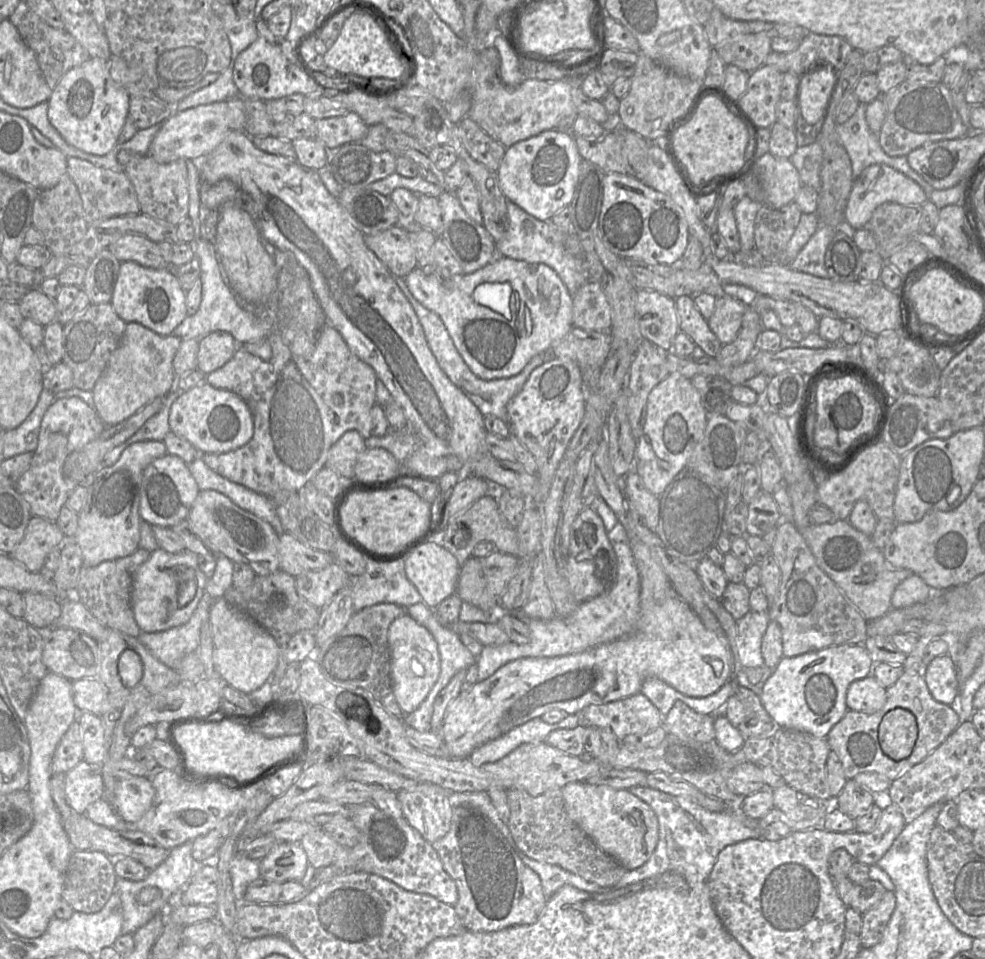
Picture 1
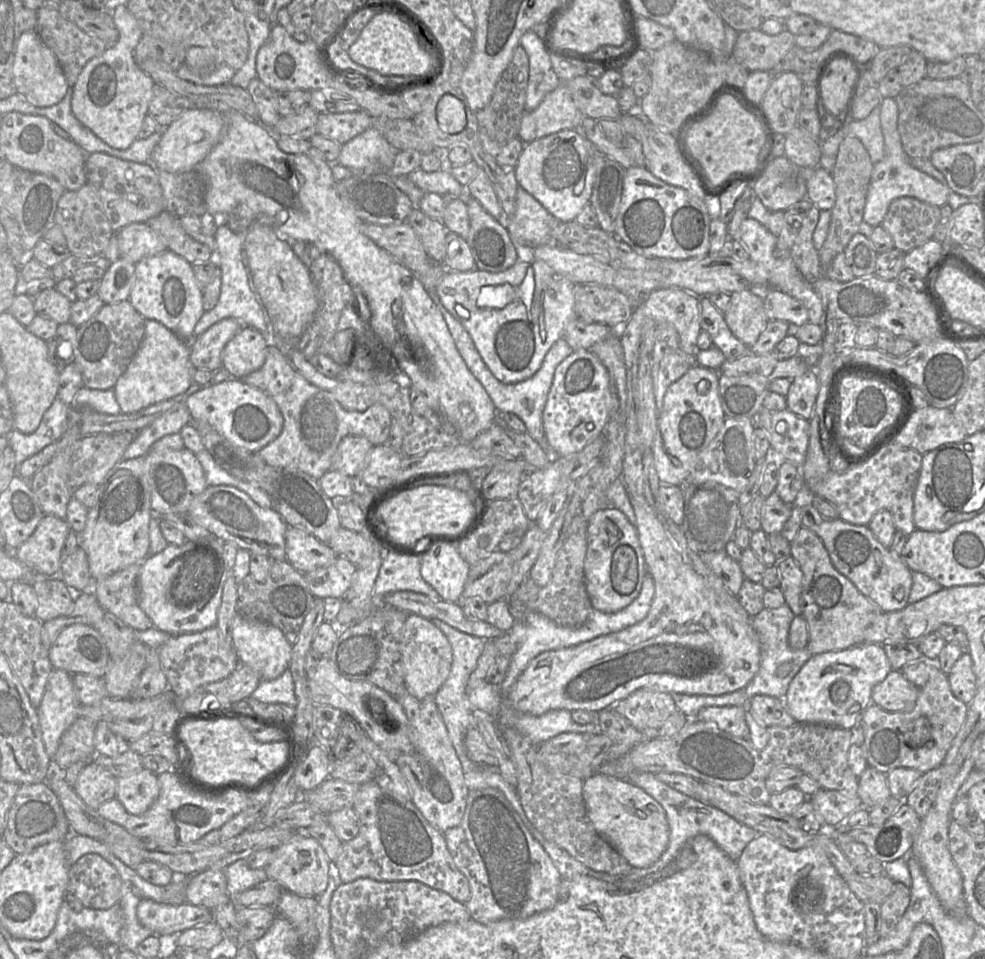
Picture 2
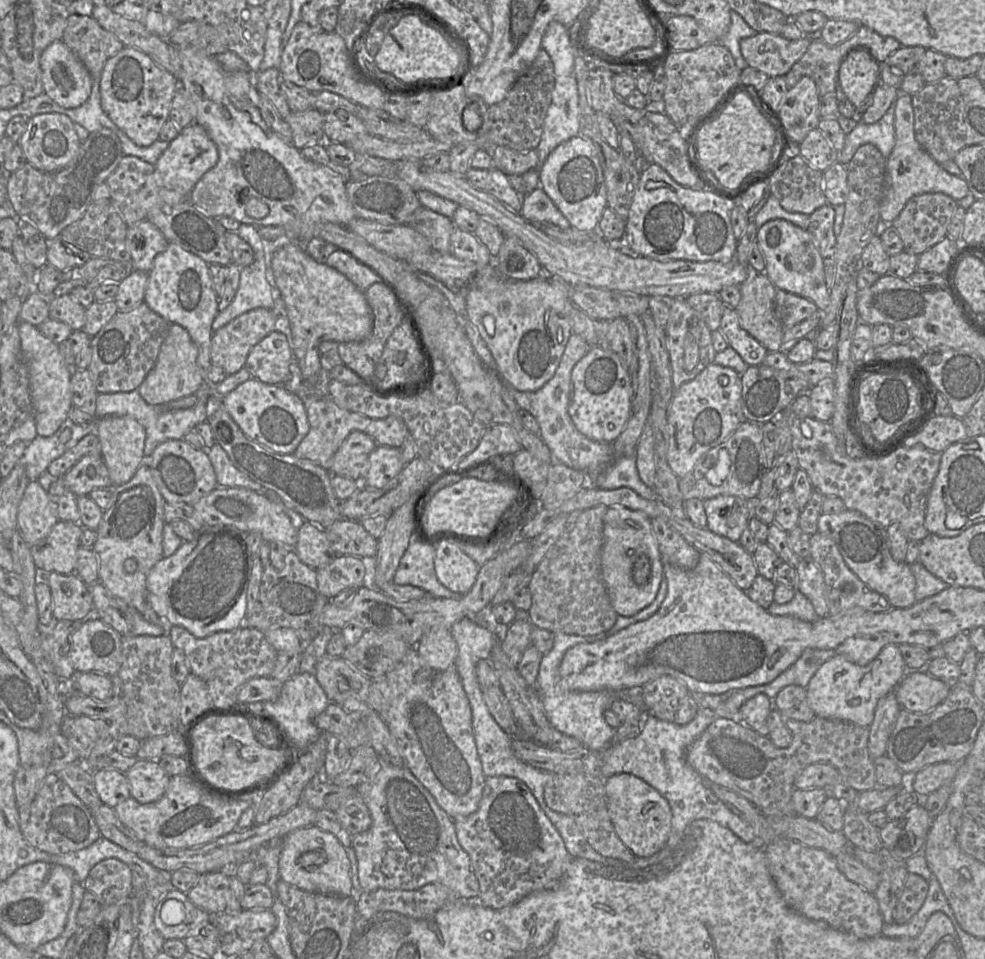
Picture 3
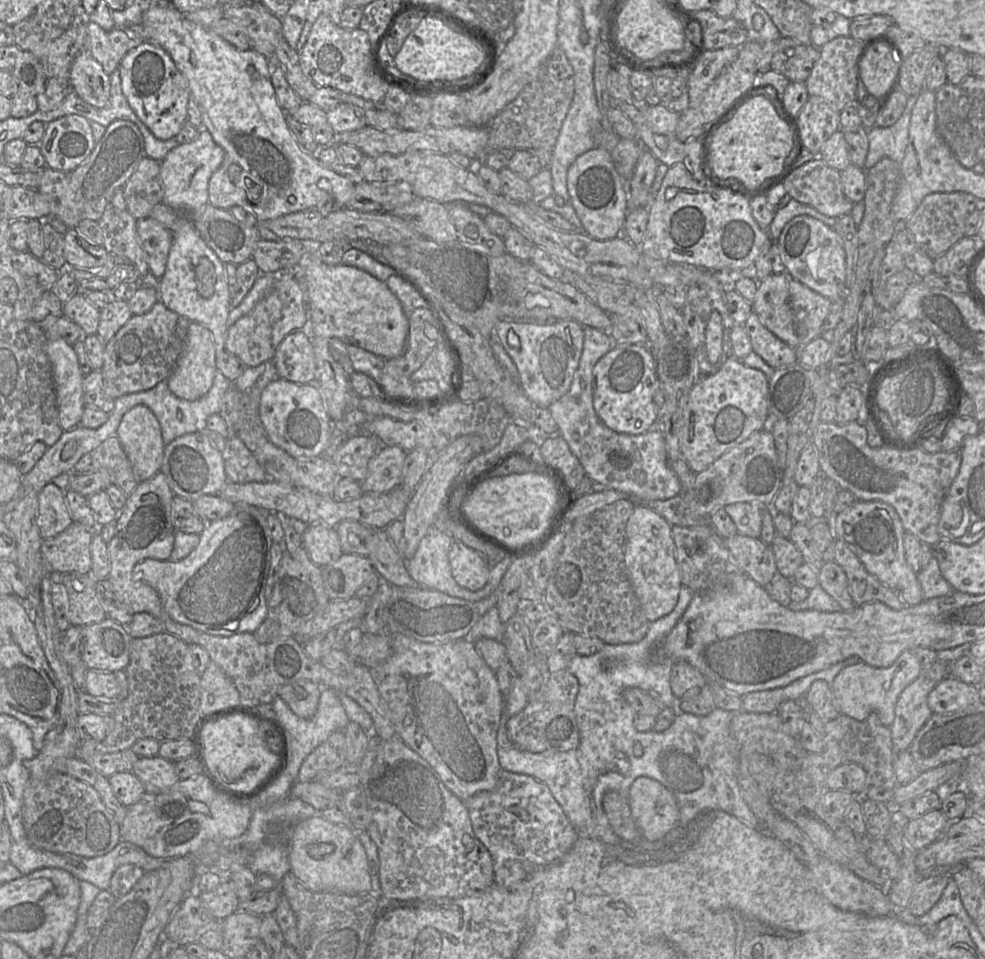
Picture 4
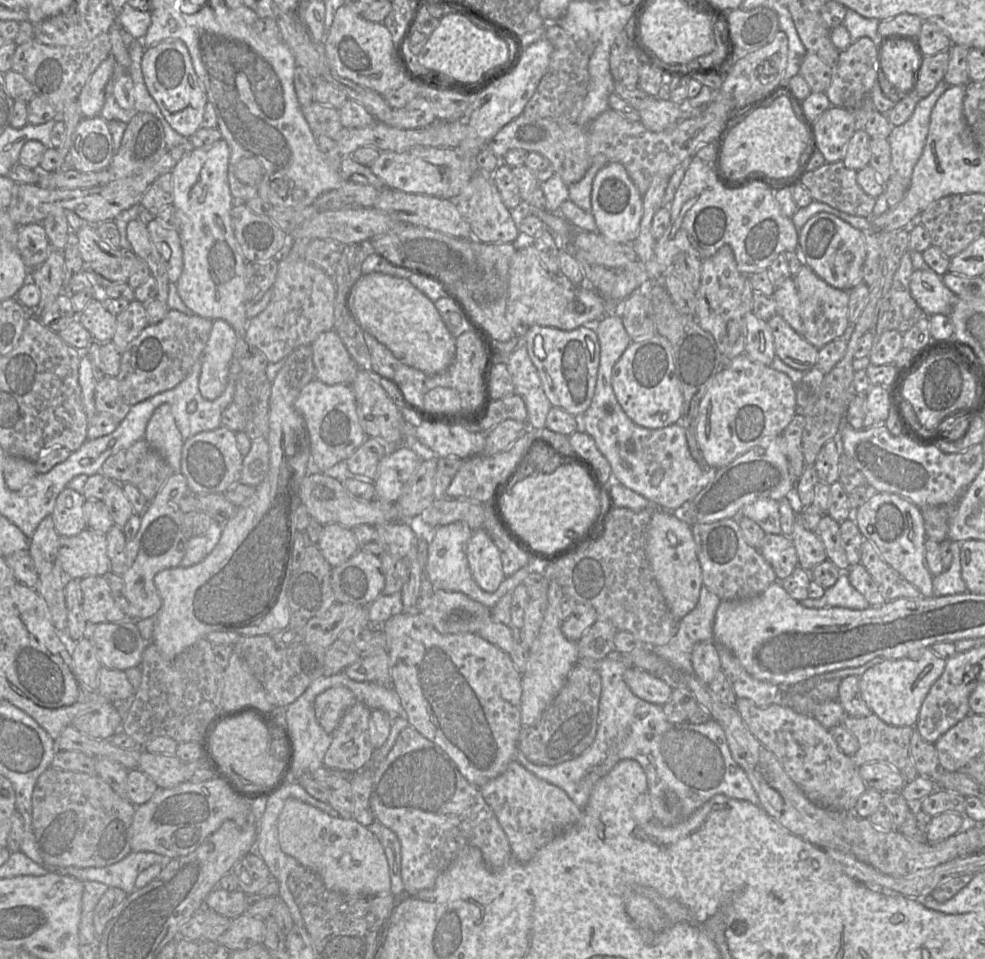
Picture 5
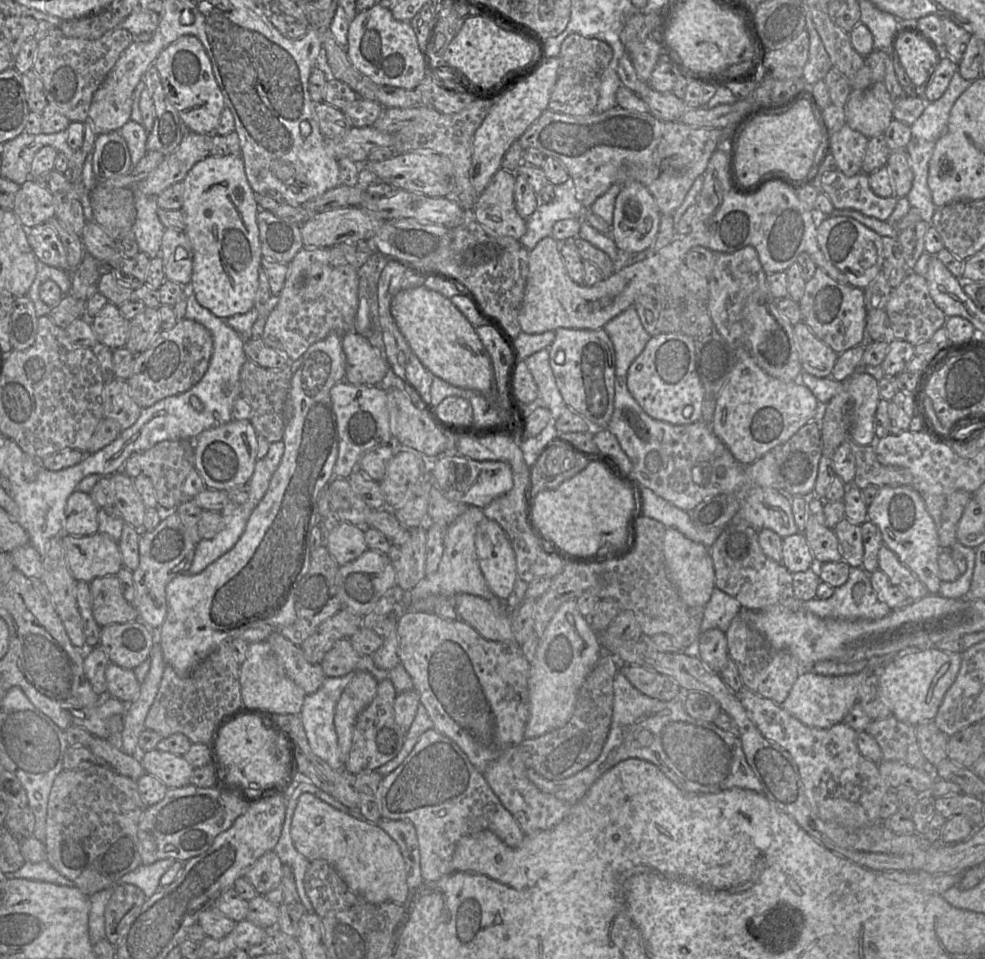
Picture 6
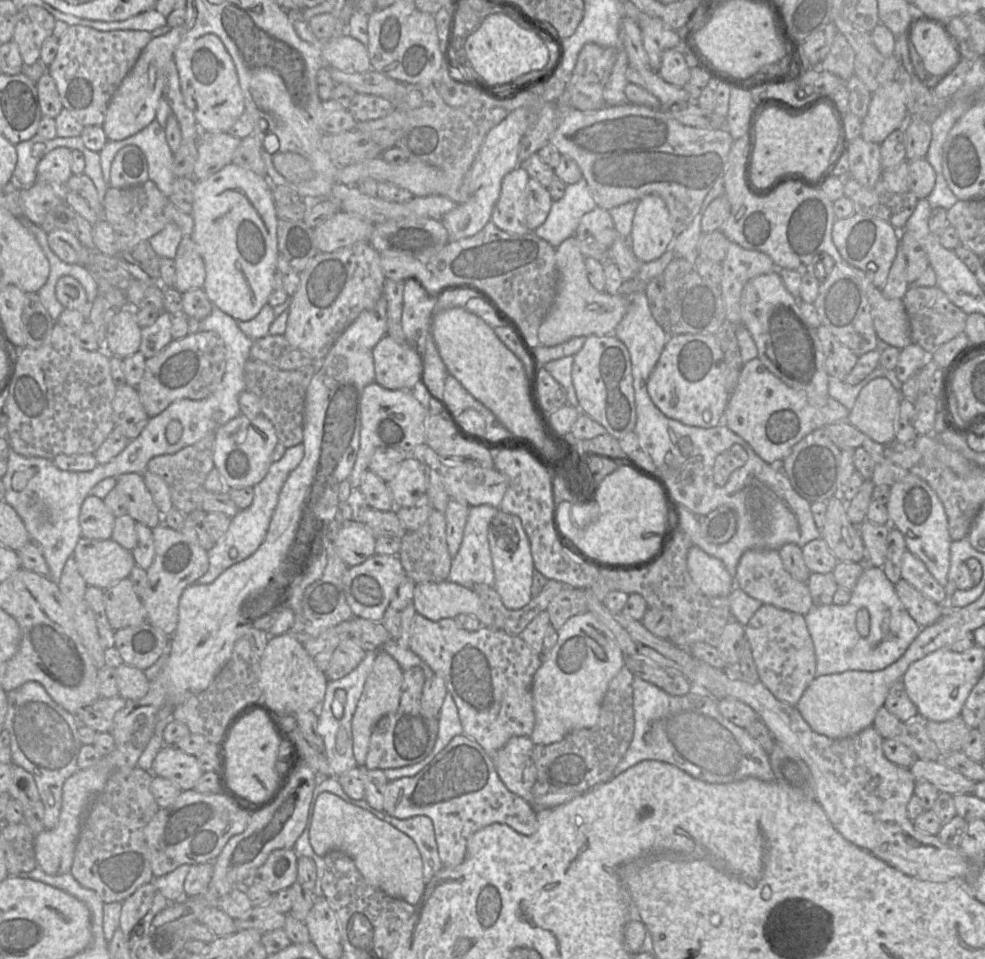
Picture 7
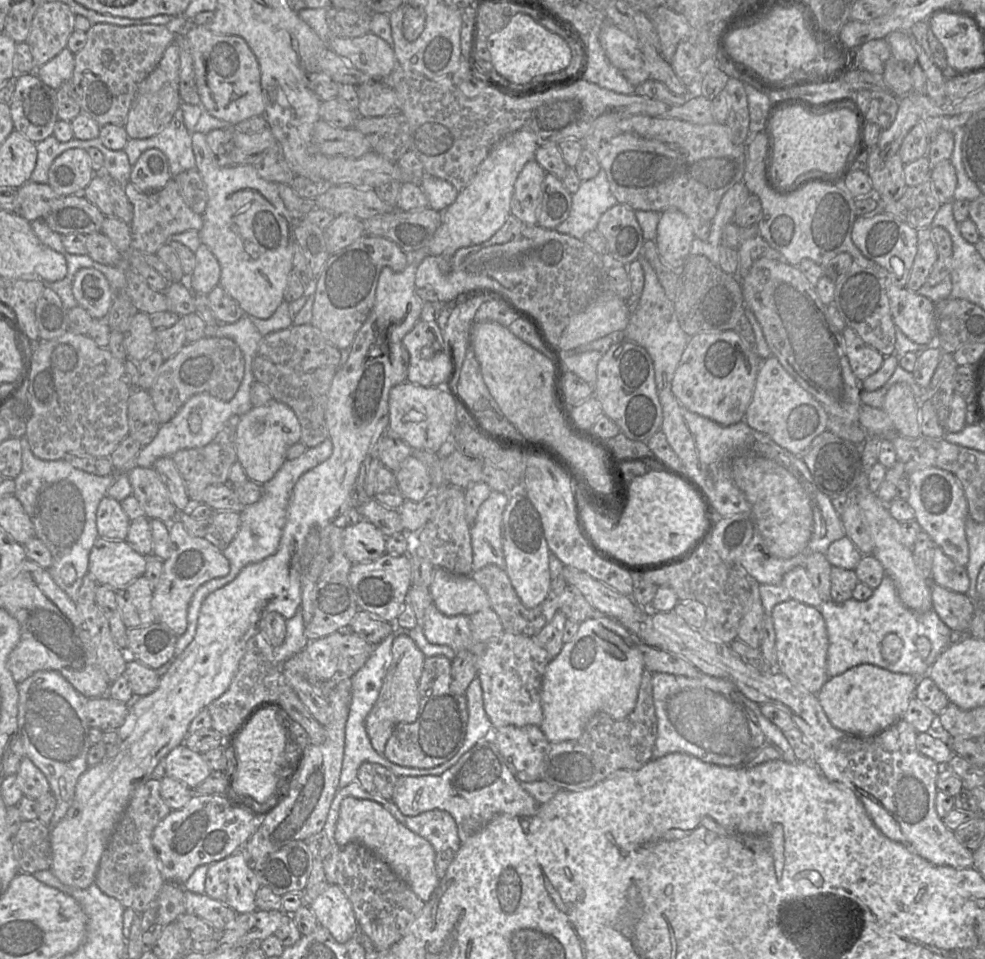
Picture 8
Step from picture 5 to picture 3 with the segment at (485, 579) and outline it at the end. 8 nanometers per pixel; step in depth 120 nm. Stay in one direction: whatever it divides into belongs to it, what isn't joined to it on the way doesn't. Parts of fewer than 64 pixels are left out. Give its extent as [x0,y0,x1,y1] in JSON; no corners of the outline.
[434,539,480,595]

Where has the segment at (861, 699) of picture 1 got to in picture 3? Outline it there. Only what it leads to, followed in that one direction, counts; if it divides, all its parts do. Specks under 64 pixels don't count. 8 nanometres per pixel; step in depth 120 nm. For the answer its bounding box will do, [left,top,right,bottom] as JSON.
[894,671,951,713]

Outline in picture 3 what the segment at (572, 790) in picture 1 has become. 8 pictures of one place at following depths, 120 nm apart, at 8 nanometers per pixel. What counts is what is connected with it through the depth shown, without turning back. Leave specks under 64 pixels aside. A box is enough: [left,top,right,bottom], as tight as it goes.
[605,774,671,857]

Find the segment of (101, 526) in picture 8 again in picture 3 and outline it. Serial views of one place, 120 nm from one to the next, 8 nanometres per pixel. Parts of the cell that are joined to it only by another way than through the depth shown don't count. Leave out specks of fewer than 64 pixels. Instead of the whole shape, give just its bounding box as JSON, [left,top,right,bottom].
[17,481,59,546]

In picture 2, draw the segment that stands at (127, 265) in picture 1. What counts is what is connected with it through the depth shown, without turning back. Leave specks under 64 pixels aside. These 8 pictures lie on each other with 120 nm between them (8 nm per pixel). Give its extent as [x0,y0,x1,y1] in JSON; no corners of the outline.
[128,251,203,345]

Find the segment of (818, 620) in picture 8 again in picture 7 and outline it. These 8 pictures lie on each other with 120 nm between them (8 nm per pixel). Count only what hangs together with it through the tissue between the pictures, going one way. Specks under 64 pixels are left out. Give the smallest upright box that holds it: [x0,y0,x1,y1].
[744,604,817,705]

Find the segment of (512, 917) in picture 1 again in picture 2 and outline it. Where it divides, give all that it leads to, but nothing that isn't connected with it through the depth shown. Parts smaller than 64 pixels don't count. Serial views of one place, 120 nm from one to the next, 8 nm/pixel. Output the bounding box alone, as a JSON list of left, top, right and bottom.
[443,788,563,924]

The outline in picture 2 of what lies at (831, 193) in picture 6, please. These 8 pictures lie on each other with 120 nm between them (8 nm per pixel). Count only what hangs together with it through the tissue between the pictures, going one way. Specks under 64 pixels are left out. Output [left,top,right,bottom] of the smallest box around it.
[751,156,807,211]

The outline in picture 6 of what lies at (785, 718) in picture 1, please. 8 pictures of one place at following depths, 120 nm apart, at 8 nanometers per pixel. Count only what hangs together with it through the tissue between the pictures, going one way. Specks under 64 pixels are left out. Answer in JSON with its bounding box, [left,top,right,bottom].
[875,647,961,726]

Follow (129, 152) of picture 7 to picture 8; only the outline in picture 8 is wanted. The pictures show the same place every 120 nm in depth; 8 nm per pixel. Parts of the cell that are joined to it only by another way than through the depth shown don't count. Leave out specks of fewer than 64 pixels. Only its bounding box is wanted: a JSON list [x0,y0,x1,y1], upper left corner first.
[128,149,171,194]

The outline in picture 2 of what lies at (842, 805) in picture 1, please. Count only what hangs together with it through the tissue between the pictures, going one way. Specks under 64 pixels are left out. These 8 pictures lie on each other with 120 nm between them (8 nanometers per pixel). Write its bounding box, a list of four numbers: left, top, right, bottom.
[856,767,893,809]

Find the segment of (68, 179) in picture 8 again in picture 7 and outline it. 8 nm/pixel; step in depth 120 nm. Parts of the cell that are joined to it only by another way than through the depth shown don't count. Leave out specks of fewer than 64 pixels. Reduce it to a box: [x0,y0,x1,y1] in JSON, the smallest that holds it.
[37,147,73,188]

